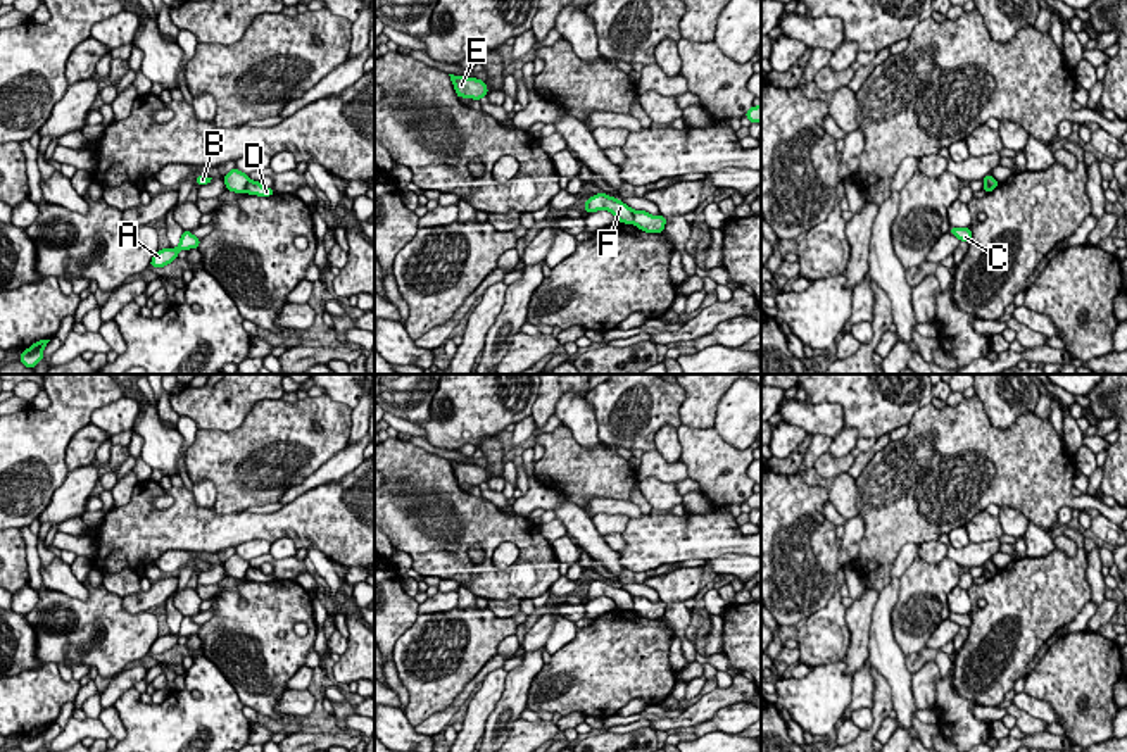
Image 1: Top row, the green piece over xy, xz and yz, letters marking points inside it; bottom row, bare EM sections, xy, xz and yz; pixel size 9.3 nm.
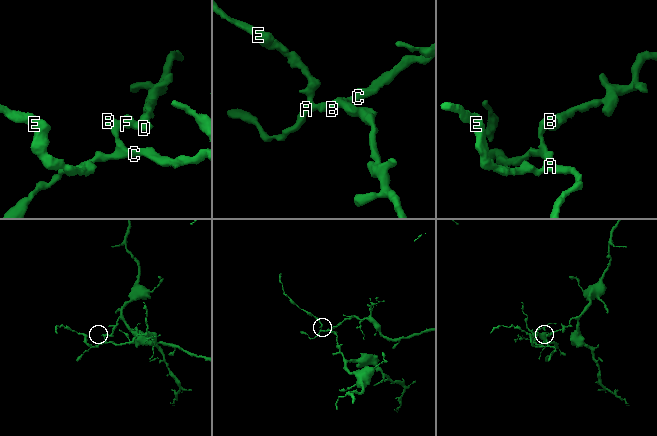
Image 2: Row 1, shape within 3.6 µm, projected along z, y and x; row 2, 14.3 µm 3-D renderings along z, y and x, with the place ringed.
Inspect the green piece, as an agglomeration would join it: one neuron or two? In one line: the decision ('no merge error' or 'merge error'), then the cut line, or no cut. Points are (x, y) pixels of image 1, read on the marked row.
merge error | xz (632, 211), (634, 223)

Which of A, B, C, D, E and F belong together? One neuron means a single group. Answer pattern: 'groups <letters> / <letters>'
groups A B C E F / D

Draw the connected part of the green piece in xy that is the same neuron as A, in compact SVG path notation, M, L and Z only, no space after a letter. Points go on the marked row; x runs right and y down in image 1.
M183 231L179 245L176 248L164 248L164 250L157 250L157 254L154 255L154 259L150 260L152 267L164 267L169 262L173 262L174 259L178 259L178 252L179 250L188 250L188 248L198 248L200 238L195 238L192 235L192 231Z

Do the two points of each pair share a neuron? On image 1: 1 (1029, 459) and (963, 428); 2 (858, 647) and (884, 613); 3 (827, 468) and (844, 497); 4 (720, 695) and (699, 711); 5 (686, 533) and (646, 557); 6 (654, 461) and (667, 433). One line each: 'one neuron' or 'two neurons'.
1: one neuron
2: two neurons
3: two neurons
4: one neuron
5: one neuron
6: two neurons

